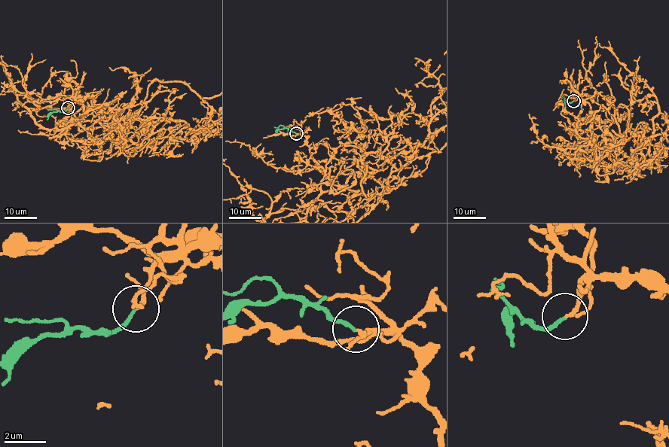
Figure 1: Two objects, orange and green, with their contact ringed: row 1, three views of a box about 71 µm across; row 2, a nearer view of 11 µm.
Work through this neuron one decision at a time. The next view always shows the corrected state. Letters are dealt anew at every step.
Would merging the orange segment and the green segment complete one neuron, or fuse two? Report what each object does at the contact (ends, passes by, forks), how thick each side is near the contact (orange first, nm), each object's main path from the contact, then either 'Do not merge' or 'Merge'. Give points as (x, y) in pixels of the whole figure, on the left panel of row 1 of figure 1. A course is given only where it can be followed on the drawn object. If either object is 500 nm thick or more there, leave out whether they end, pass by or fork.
At the ring orange ends. At the ring green ends. Thickness 200 nm (orange) against 160 nm. Course of orange: (68, 107), (77, 95), (79, 130), (96, 120), (126, 127), (156, 79), (210, 98). Course of green: (68, 107), (62, 111), (53, 111), (47, 119). Merge

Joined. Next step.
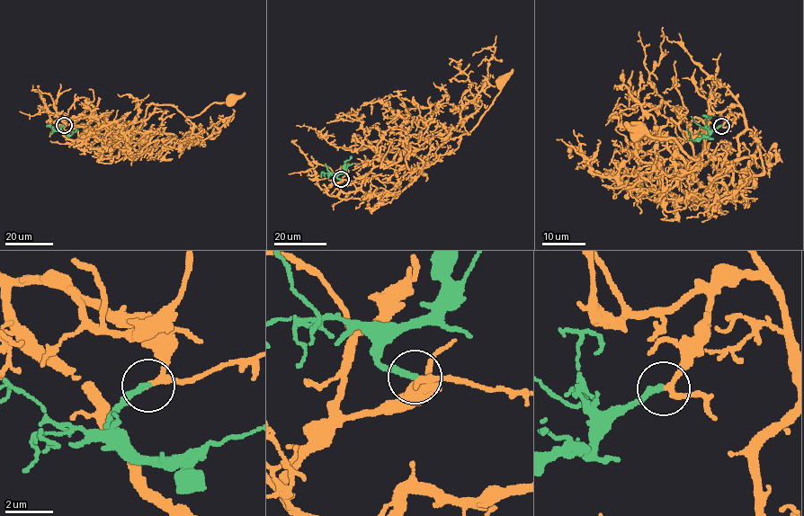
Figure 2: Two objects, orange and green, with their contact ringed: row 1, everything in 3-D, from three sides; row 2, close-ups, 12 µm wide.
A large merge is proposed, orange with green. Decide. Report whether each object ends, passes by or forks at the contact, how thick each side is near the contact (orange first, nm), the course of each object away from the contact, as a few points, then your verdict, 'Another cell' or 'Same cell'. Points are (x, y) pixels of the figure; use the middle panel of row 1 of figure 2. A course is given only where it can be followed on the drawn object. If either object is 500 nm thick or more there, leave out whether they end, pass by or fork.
At the ring orange passes by. At the ring green ends. Thickness 200 nm (orange) against 260 nm. Course of orange: (341, 179), (327, 194), (358, 191), (375, 167), (406, 146), (423, 148), (432, 133), (468, 133), (501, 82). Course of green: (341, 179), (337, 175), (352, 155). Same cell

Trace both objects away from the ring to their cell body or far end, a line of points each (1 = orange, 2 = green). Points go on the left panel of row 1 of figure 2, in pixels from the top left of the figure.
1: (64, 125), (49, 116), (69, 138), (120, 140), (131, 137), (152, 103), (185, 117), (231, 98)
2: (64, 125), (60, 129), (69, 136), (77, 128)

